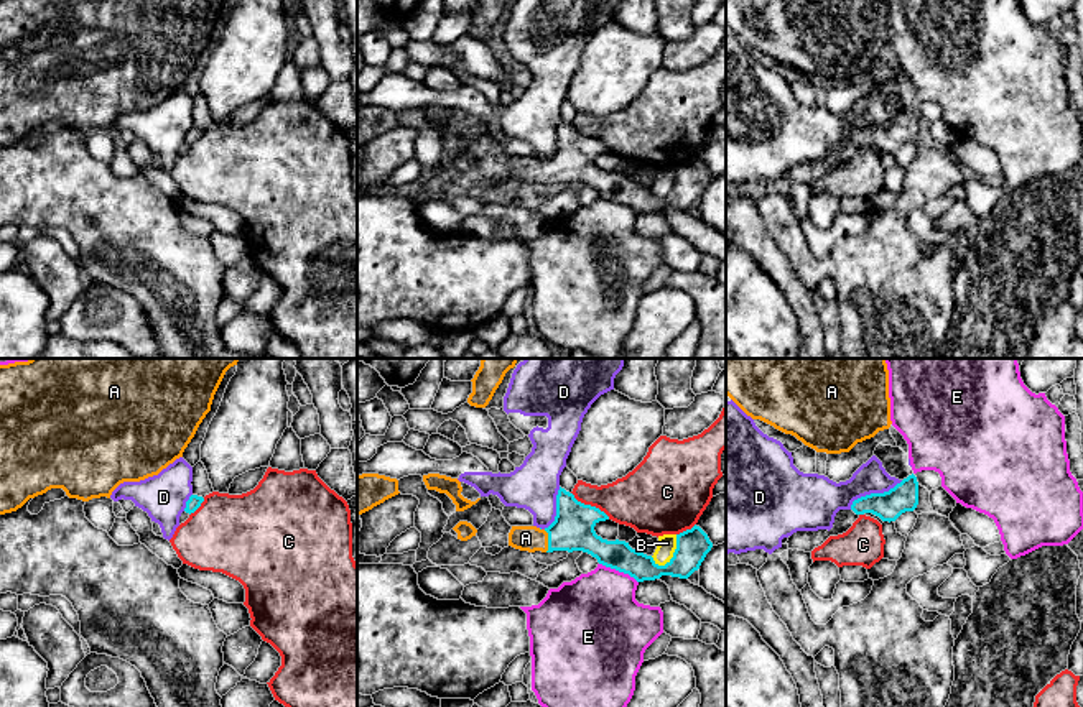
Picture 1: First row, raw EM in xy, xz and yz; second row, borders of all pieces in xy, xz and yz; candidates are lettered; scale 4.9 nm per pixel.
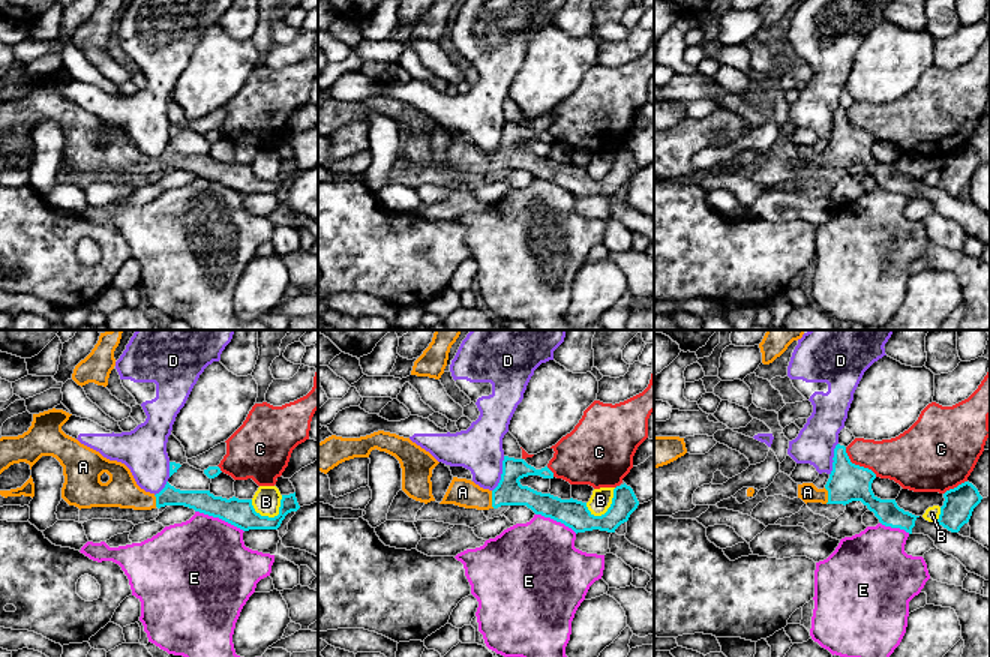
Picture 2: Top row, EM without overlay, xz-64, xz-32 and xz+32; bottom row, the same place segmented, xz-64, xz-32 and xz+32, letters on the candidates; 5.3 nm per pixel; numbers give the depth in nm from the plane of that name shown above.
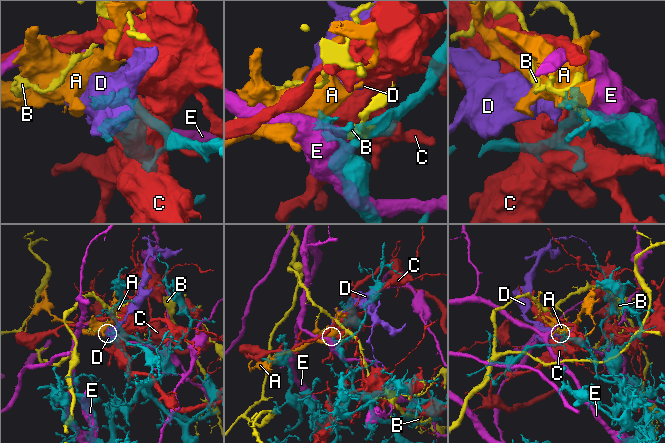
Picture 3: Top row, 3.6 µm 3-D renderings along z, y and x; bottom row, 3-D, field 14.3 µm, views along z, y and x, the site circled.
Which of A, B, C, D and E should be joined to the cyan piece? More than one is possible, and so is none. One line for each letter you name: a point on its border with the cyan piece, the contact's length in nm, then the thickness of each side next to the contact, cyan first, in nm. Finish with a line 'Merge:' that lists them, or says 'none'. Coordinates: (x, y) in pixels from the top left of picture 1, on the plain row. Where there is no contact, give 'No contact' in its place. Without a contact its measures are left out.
A: Touches cyan at xz (548, 173). Shared border 110 nm. Thickness 200 nm (cyan) against 130 nm
Merge: A

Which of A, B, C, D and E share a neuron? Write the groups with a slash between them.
A / B / C / D / E

